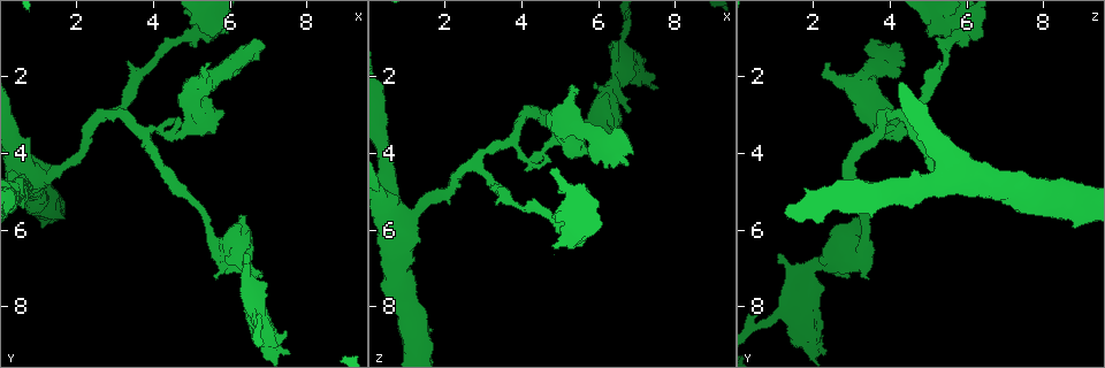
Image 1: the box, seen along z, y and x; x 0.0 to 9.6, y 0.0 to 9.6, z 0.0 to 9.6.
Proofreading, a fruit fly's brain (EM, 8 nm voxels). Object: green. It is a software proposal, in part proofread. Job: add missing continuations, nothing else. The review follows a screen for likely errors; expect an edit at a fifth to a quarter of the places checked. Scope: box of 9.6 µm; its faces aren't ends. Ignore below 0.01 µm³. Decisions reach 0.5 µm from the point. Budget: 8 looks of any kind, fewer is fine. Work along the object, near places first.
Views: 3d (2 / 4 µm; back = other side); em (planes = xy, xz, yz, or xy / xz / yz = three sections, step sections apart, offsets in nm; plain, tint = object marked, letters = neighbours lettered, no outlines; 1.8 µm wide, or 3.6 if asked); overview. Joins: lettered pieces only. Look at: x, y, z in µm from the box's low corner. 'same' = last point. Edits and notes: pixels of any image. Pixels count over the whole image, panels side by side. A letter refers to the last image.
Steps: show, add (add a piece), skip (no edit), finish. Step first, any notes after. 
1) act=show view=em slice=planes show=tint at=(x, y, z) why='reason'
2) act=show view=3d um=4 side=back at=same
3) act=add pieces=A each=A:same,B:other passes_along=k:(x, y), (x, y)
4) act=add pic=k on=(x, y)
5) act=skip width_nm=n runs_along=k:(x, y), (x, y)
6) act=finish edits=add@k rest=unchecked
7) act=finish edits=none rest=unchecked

act=show view=em slice=yz step=16 show=letters at=(5.65, 7.25, 3.40) why='branch stops here'

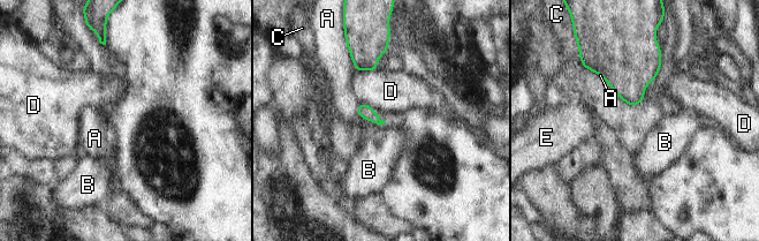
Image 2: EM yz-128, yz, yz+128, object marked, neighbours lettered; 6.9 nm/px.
act=skip each=A:other,B:other,C:other,D:other,E:other border=2:(355, 69), (377, 70) found='no lettered piece goes on from it'

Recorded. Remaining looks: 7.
act=show view=3d um=2 side=back at=(5.45, 1.65, 2.30) why='free end'

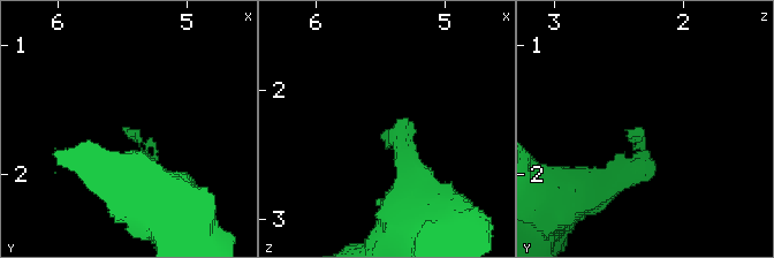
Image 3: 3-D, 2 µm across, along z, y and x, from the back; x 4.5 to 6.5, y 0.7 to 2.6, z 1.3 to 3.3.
act=show view=em slice=planes show=letters at=(5.50, 1.66, 2.34)

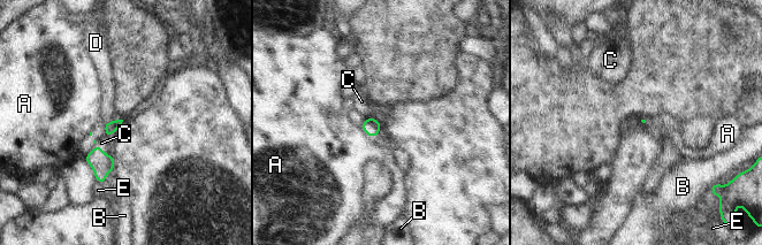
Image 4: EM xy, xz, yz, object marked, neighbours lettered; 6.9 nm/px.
act=add pic=4 on=(101, 143) each=A:other,B:other,C:same,D:other,E:other passes_along=4:(101, 163), (100, 147), (101, 143) found='it goes on there'

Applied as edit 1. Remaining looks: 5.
act=show view=3d um=4 side=back at=(1.20, 4.70, 5.60) why='thick turns thin'

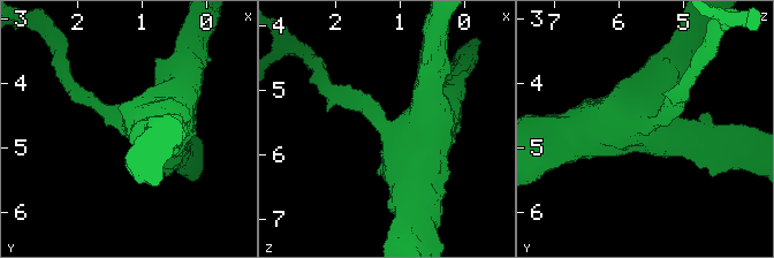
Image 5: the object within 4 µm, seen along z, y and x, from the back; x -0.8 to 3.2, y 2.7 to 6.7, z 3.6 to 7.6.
act=show view=em slice=planes show=letters at=(1.20, 4.65, 5.60)

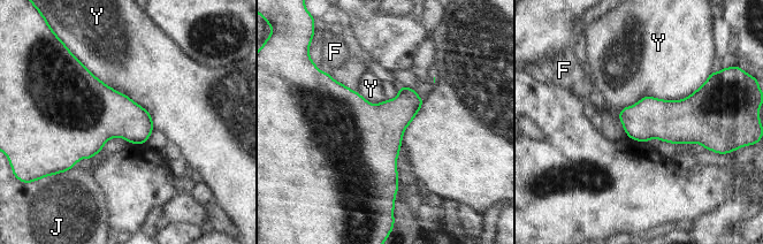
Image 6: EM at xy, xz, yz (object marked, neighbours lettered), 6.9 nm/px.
act=skip each=F:other,J:other,Y:other border=6:(708, 75), (618, 117) found='none of them fits'

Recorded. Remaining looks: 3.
act=finish edits=add@4 rest=unchecked

